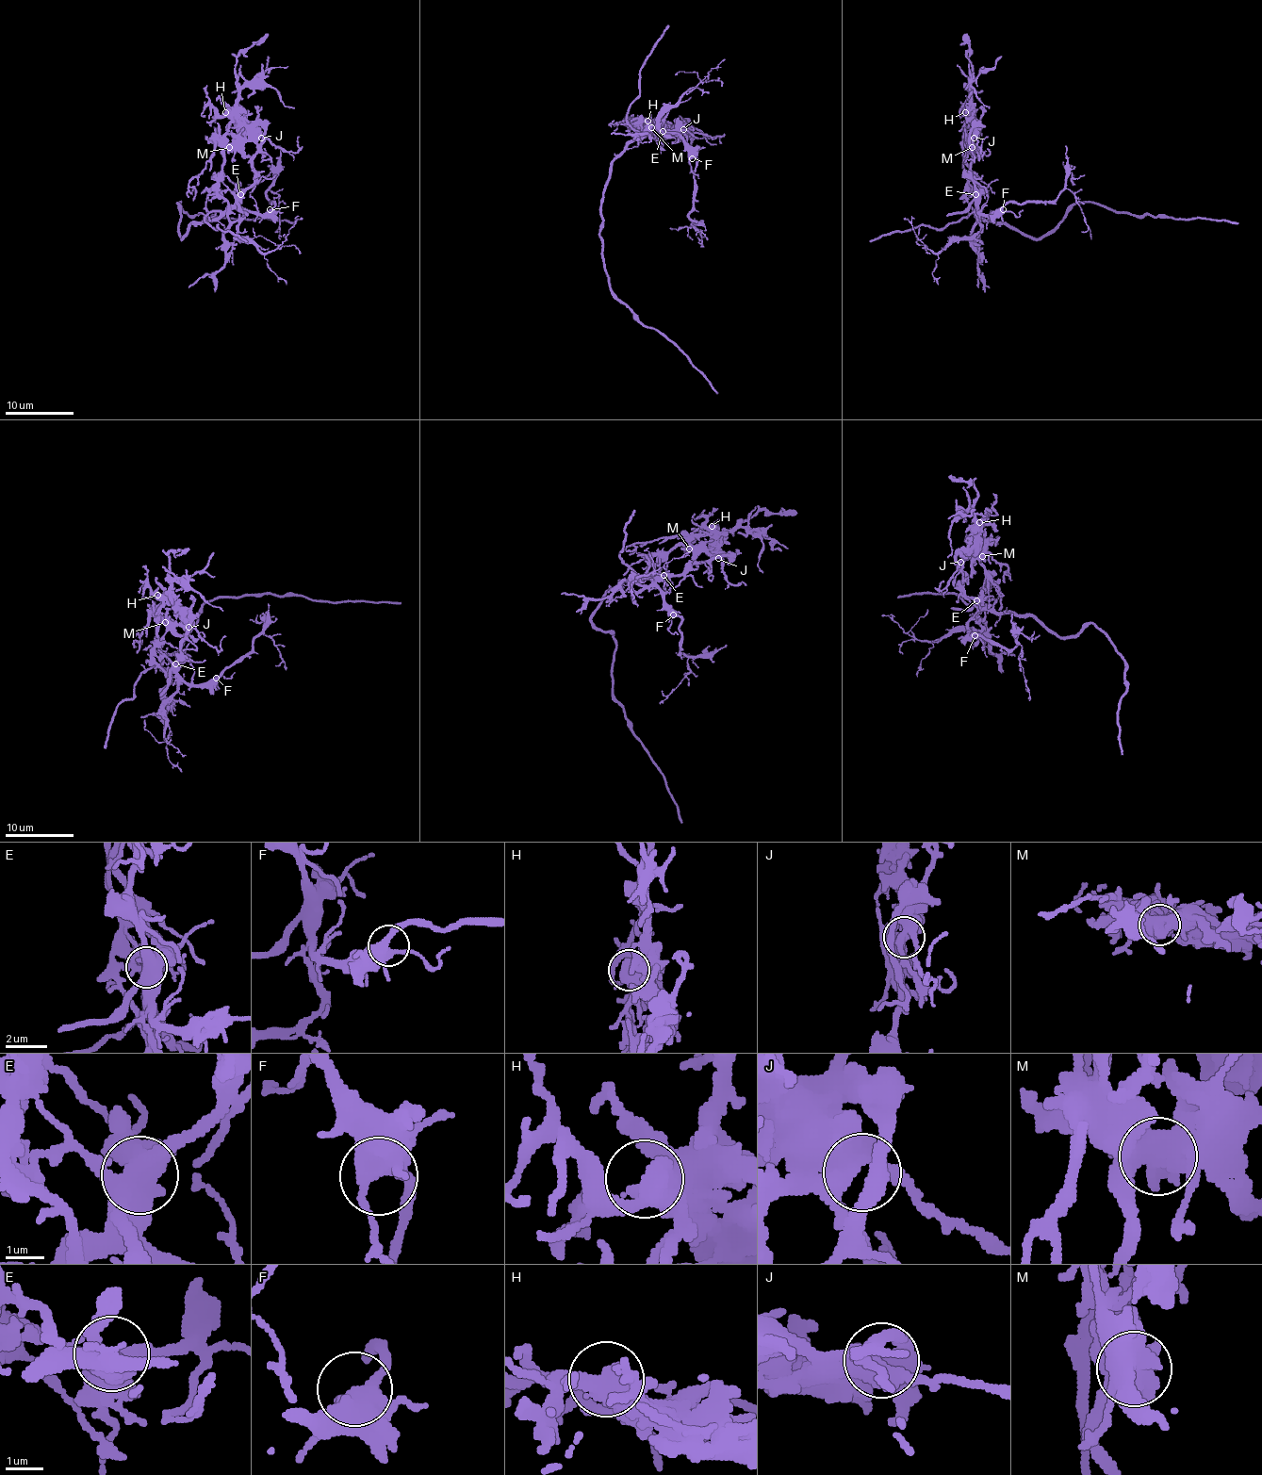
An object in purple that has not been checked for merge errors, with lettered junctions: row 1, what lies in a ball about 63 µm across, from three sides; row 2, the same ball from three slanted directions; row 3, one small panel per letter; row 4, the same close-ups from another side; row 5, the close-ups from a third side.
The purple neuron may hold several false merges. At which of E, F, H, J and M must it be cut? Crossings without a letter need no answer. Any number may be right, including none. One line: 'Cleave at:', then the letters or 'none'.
Cleave at: E, M

